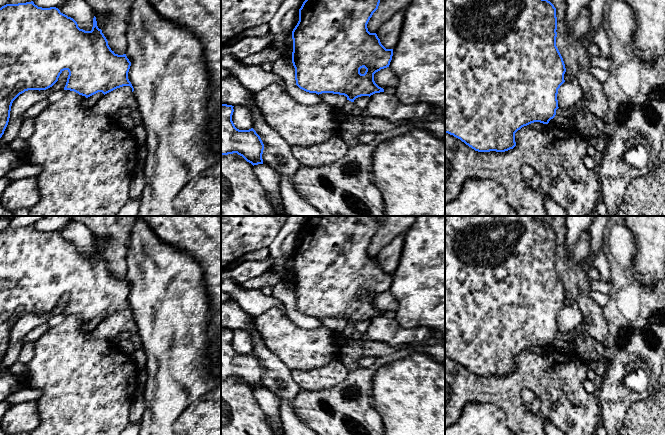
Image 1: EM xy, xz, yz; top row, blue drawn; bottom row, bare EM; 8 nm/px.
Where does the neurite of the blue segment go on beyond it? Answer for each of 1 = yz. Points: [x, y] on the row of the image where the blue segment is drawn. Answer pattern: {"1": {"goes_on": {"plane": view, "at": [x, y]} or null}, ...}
{"1": {"goes_on": null}}

